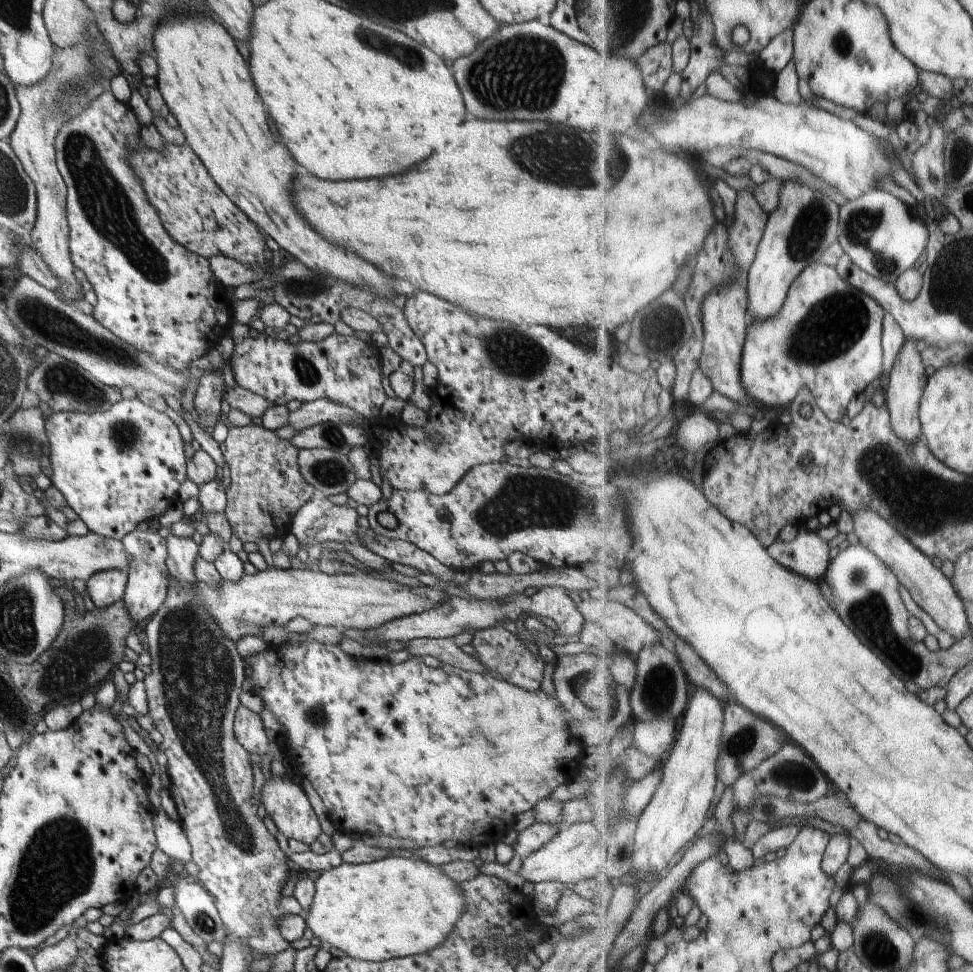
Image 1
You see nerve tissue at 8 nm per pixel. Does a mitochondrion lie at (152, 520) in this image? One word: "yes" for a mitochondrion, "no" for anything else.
no

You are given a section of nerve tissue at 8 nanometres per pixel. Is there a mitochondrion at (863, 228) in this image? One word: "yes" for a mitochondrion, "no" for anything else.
yes

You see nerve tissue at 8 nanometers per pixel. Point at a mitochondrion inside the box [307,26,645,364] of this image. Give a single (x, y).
(527, 72)

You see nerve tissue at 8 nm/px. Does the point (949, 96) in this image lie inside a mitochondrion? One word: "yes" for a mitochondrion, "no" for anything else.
no

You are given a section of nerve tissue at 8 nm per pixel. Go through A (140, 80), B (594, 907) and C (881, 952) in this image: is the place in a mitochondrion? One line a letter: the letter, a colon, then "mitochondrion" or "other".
A: other
B: other
C: mitochondrion

